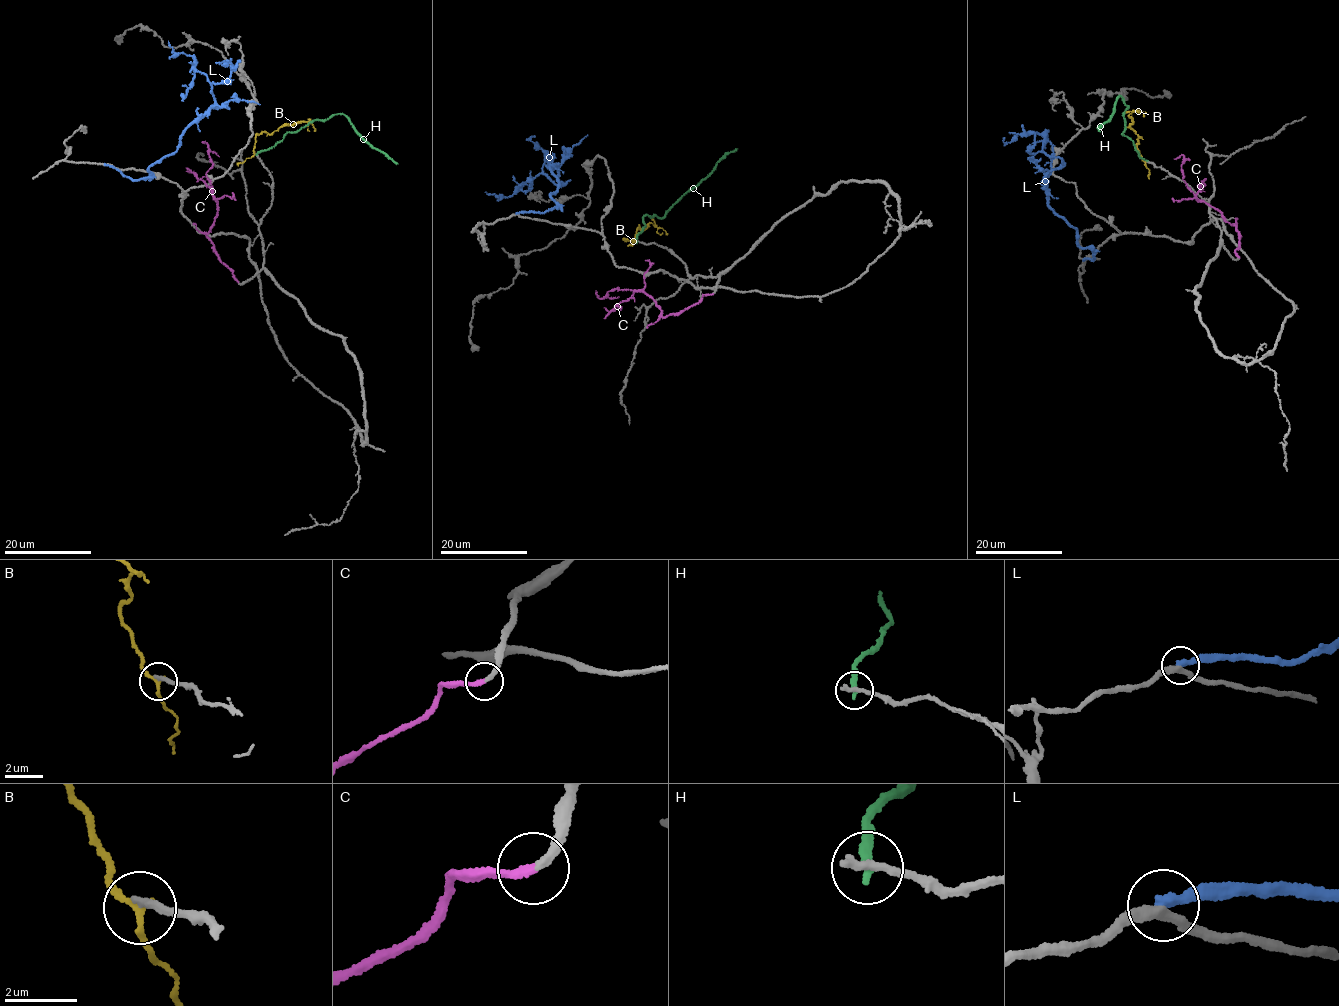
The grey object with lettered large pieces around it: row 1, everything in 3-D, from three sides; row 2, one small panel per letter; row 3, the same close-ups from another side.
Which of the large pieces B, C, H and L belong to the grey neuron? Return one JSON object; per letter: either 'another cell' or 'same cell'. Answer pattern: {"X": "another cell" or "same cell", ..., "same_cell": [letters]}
{"B": "another cell", "C": "same cell", "H": "another cell", "L": "another cell", "same_cell": ["C"]}

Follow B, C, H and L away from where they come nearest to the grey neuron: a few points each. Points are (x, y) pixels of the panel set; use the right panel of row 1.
B: (1144, 162), (1137, 144), (1141, 137), (1130, 125), (1133, 123), (1129, 114), (1136, 110), (1143, 116)
C: (1238, 256), (1235, 252), (1240, 244), (1238, 231), (1186, 185), (1183, 156), (1174, 159)
H: (1146, 160), (1140, 158), (1132, 140), (1123, 135), (1128, 108), (1120, 95), (1111, 118), (1099, 131)
L: (1083, 260), (1094, 257), (1049, 207), (1046, 177), (1062, 160), (1031, 153), (1033, 133), (1006, 142), (1004, 137)

